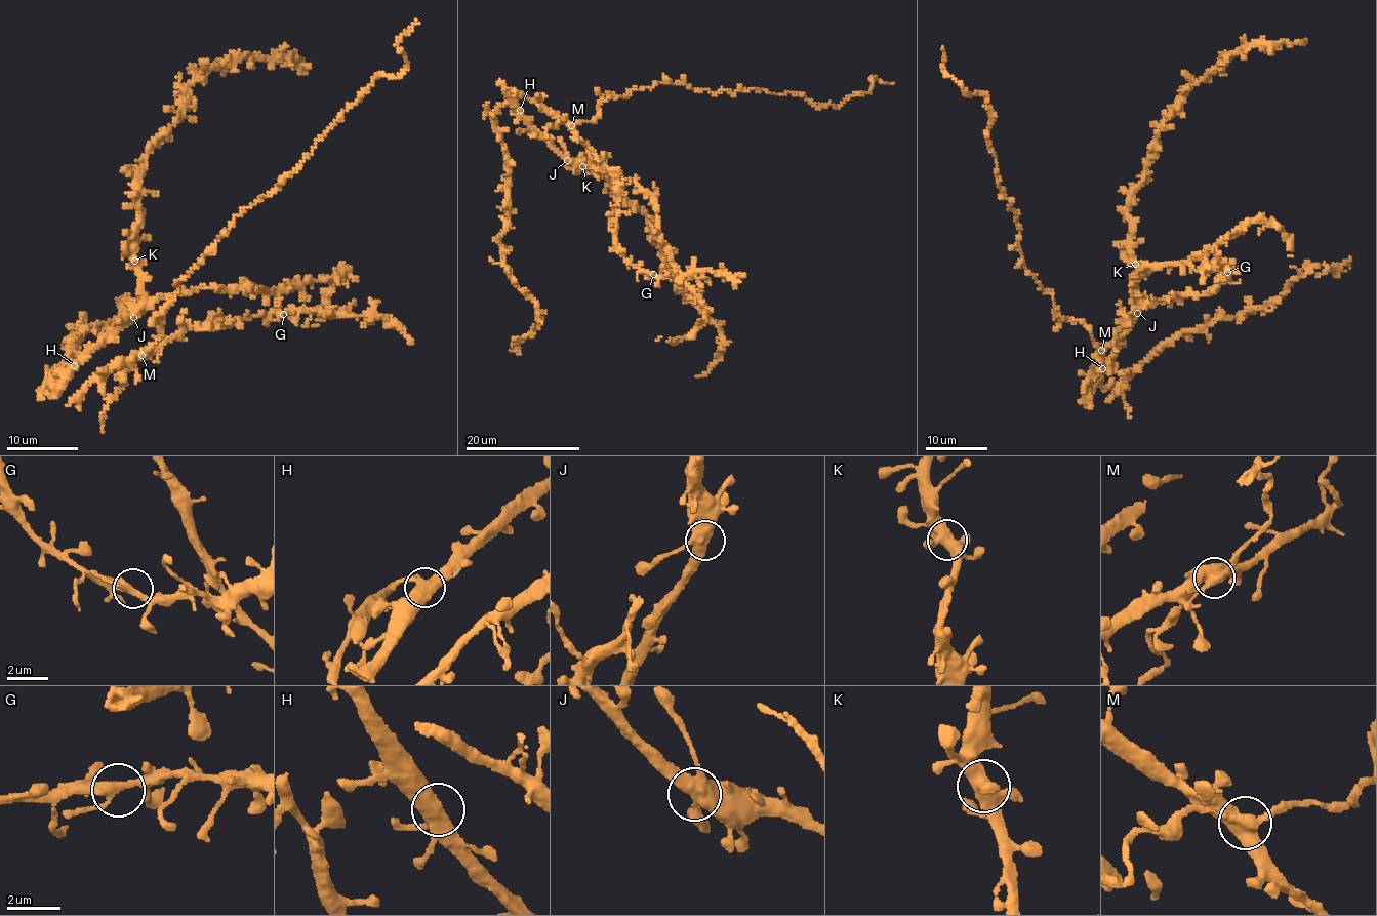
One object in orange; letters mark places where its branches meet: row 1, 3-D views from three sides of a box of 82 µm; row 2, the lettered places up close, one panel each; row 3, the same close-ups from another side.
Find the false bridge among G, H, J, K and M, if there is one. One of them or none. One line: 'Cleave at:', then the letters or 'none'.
Cleave at: none

